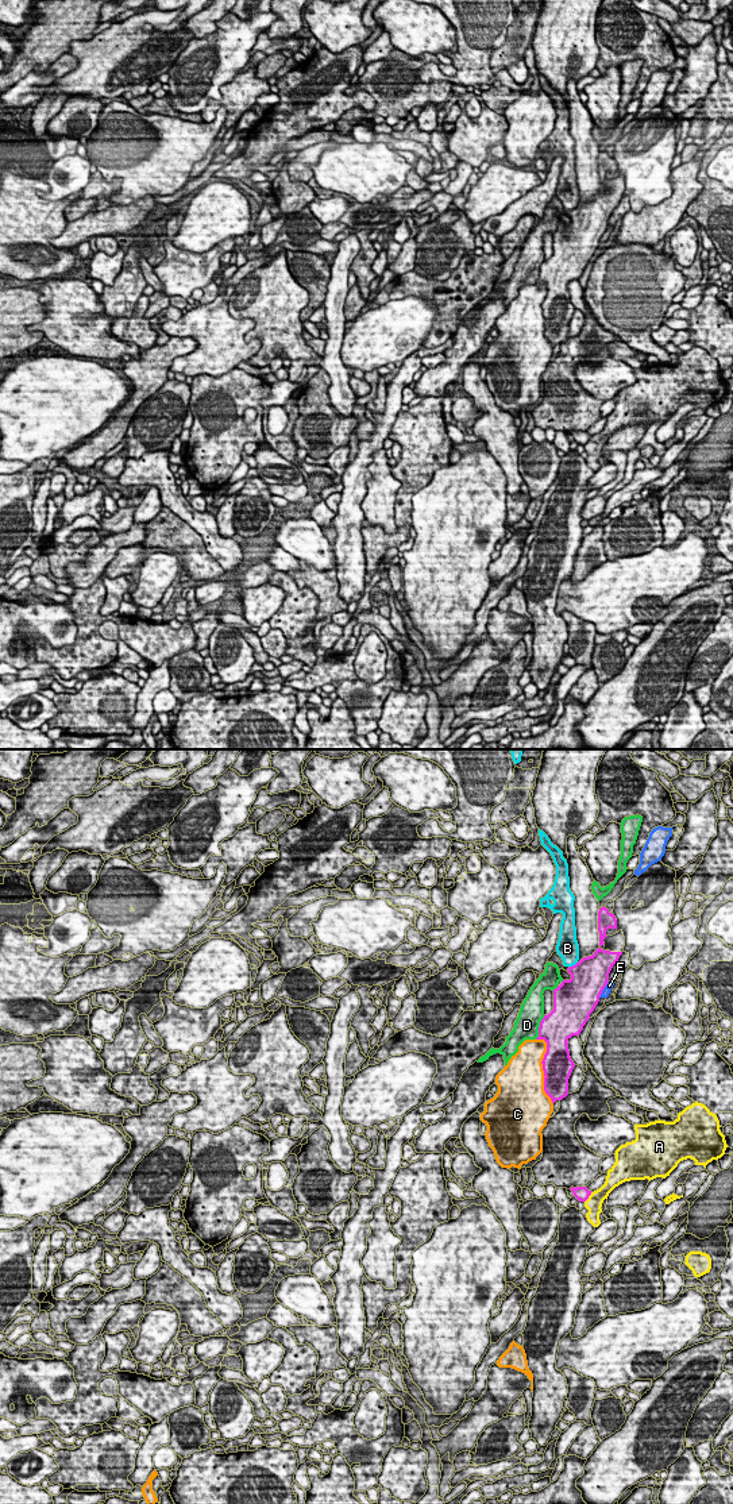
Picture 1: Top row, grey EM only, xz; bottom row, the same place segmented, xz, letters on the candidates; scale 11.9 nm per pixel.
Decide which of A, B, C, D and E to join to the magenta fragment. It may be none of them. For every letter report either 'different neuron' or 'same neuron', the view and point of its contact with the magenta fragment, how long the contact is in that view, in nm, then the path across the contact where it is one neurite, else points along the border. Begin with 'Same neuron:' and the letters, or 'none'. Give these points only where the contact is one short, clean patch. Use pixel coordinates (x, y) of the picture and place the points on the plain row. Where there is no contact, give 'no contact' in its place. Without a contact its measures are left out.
Same neuron: none
A: different neuron | xz (587, 442) | 150 nm | along xz (591, 436), (585, 446)
B: different neuron | xz (573, 209) | 120 nm | along xz (577, 205), (570, 211)
C: different neuron | xz (543, 312) | 800 nm
D: different neuron | xz (539, 272) | 320 nm
E: different neuron | xz (604, 231) | 240 nm

